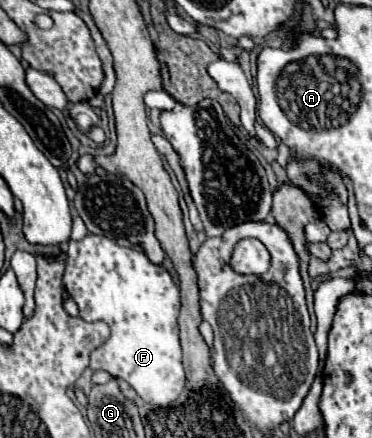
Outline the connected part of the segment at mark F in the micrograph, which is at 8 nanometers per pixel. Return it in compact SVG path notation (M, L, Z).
M87 234L79 242L69 242L67 250L67 266L63 284L67 292L79 306L79 316L85 322L103 320L111 328L111 336L105 344L91 352L91 370L105 370L115 378L127 380L135 392L153 406L165 408L179 398L185 388L185 372L181 364L181 346L179 346L179 328L177 328L177 314L179 314L179 286L173 282L171 274L159 266L149 262L143 252L137 252L127 246L113 244L105 236Z

